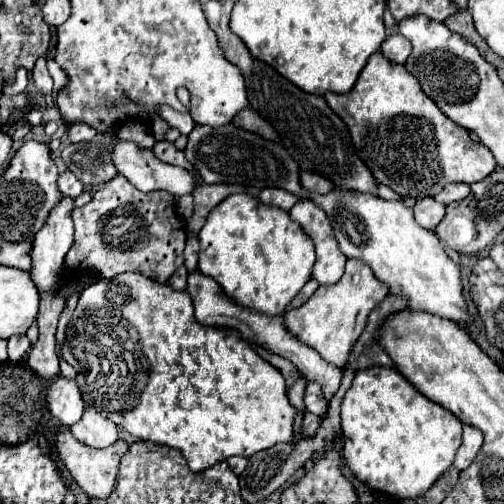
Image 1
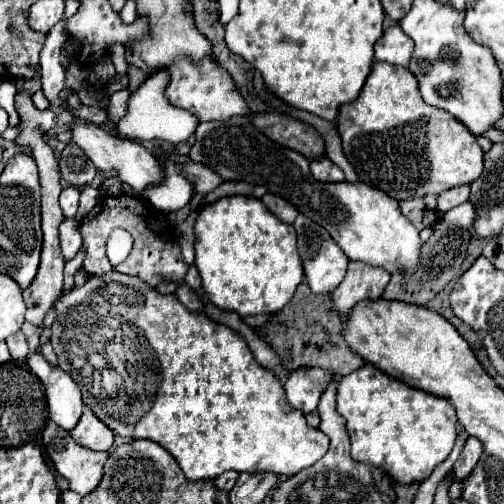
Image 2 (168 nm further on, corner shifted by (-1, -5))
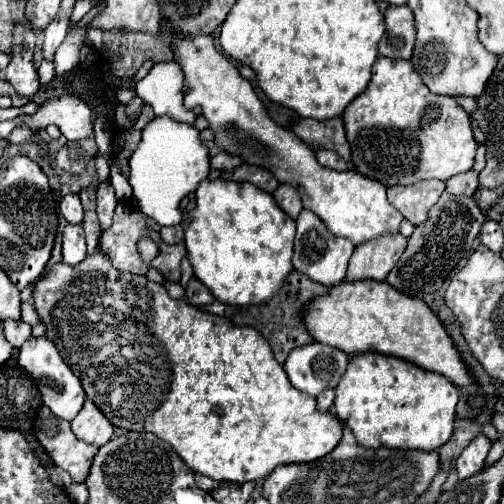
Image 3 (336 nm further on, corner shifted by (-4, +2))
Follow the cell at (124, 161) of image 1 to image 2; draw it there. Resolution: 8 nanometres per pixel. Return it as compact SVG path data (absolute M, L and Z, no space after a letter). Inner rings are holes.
M75 123L71 127L71 143L79 145L85 155L93 161L93 165L101 171L111 171L111 169L117 169L117 177L133 187L137 193L141 193L147 185L155 185L161 181L161 165L159 161L155 159L155 155L151 151L147 151L143 145L139 143L133 143L133 141L123 141L121 137L113 137L109 135L103 127L97 127L93 123Z

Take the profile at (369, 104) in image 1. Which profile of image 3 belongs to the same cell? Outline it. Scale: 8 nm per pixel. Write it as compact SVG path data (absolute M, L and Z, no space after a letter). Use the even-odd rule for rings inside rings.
M378 56L372 68L372 80L366 90L356 96L344 110L344 128L346 138L352 148L352 166L356 172L380 180L386 186L396 184L416 184L420 180L448 180L454 174L466 172L474 166L474 154L478 150L478 142L474 140L470 128L470 116L466 110L450 96L432 94L422 82L420 74L414 70L408 60L390 60Z

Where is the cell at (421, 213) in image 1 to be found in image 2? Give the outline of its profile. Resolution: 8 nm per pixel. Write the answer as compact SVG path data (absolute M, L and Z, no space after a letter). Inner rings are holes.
M469 201L461 203L459 207L443 213L441 219L447 219L449 223L457 223L459 227L471 227L471 223L475 223L475 207Z

